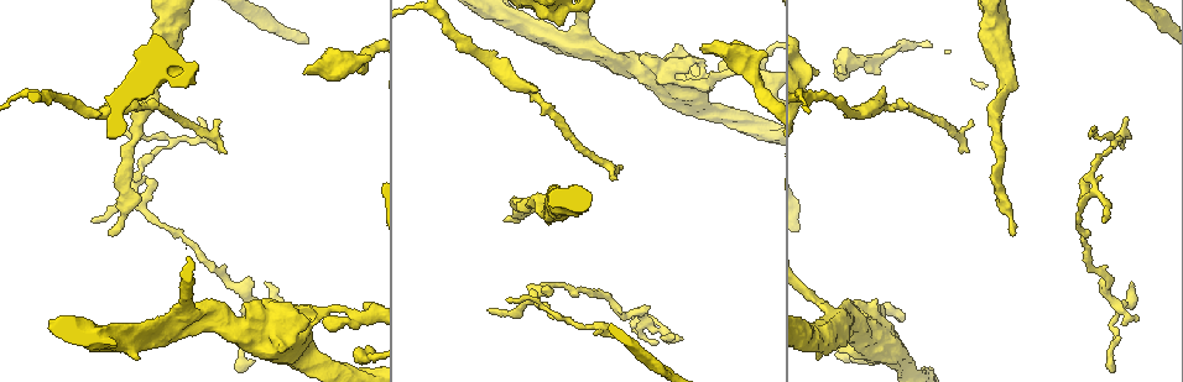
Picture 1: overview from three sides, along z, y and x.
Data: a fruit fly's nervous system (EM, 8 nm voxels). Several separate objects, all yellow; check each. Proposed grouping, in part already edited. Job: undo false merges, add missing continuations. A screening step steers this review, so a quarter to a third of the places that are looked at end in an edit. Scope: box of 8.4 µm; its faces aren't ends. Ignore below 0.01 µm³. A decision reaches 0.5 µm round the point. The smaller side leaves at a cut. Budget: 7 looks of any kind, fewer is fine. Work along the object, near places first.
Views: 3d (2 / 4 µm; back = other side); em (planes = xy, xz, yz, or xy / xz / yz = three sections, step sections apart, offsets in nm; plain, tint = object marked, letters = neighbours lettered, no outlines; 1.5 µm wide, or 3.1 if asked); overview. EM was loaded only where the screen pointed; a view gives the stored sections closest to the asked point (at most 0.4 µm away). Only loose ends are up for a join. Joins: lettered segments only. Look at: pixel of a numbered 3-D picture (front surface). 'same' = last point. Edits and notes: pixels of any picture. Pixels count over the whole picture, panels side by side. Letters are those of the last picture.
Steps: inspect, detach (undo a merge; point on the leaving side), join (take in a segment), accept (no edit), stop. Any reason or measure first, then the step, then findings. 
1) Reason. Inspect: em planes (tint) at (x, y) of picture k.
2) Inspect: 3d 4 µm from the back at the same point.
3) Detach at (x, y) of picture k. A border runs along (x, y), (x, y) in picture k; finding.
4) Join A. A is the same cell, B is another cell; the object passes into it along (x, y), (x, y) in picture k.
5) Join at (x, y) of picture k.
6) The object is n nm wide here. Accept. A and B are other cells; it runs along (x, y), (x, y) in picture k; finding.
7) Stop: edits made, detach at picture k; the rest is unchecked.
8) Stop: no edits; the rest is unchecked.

Tapers out. Inspect: em planes (plain) at (657, 341) of picture 1.

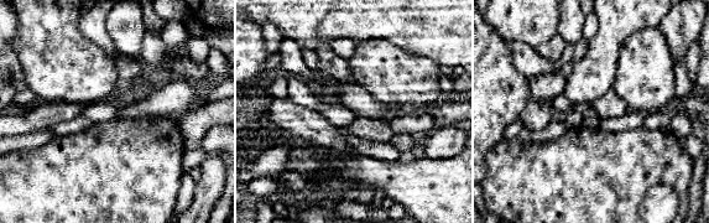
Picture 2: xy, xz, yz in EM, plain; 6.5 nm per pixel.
Inspect: em planes (letters) at the same point.

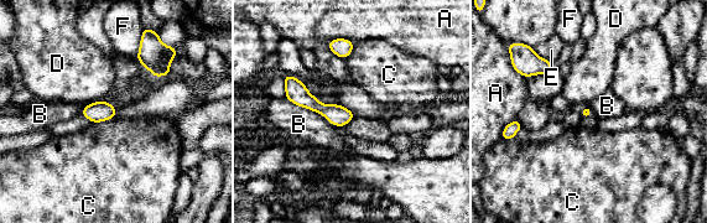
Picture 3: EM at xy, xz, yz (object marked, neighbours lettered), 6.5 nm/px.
The object is 130 nm wide here. Accept. A, B, C, D, E and F are other cells; it runs along (287, 78), (313, 104), (349, 115) in picture 3; none of them fits.

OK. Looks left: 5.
Thin end. Inspect: 3d 4 µm at (1102, 222) of picture 1.

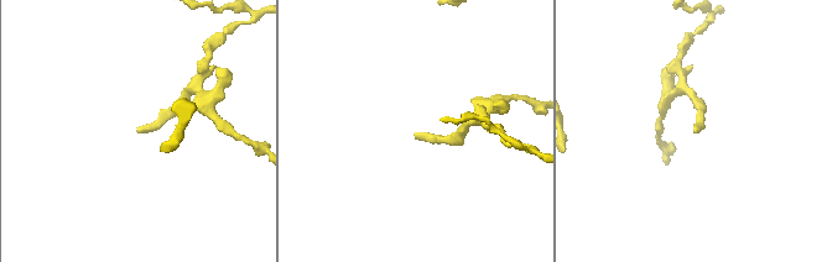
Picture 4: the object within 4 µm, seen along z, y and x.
Inspect: em yz step 4 (tint) at (140, 130) of picture 4.

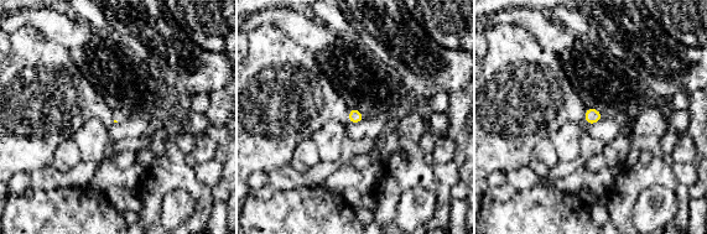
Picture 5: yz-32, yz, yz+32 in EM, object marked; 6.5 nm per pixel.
Inspect: em planes (letters) at the same point.

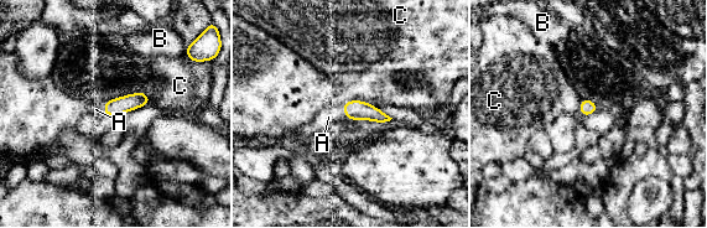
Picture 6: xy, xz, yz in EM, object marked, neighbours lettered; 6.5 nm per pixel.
The longest contact is with C, 140 nm. Join A. A is the same cell, B and C are other cells; it goes on there.

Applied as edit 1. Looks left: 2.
Stop: edits made, join at picture 6; the rest is unchecked.

